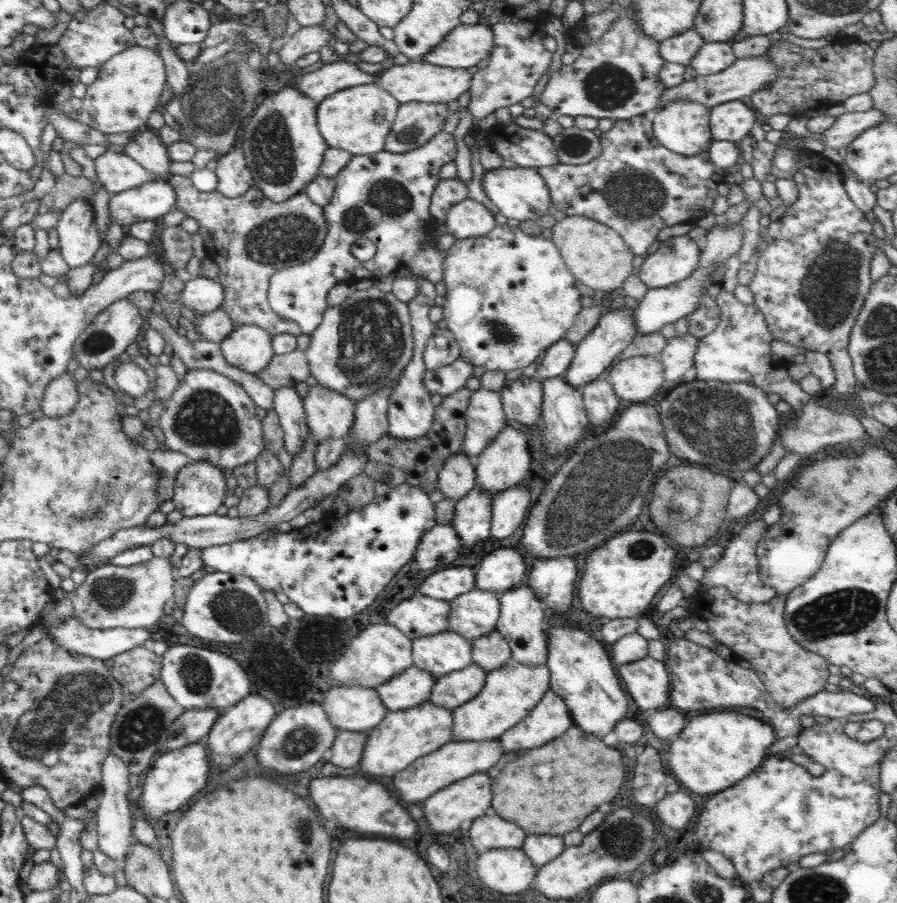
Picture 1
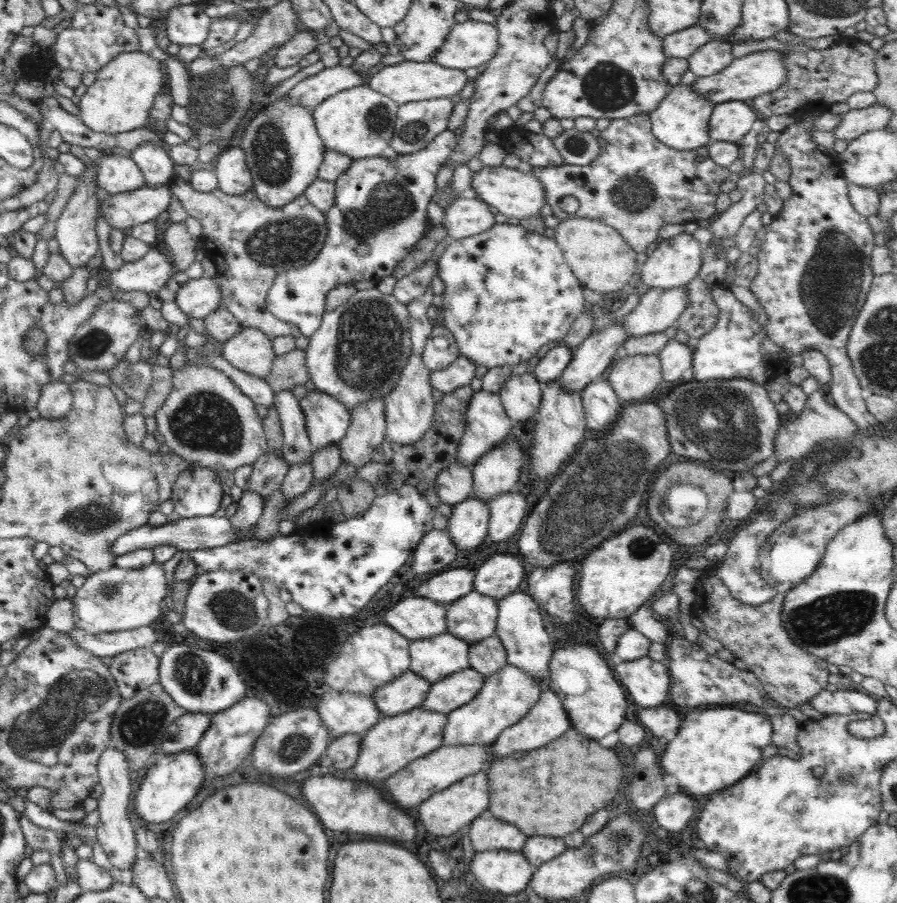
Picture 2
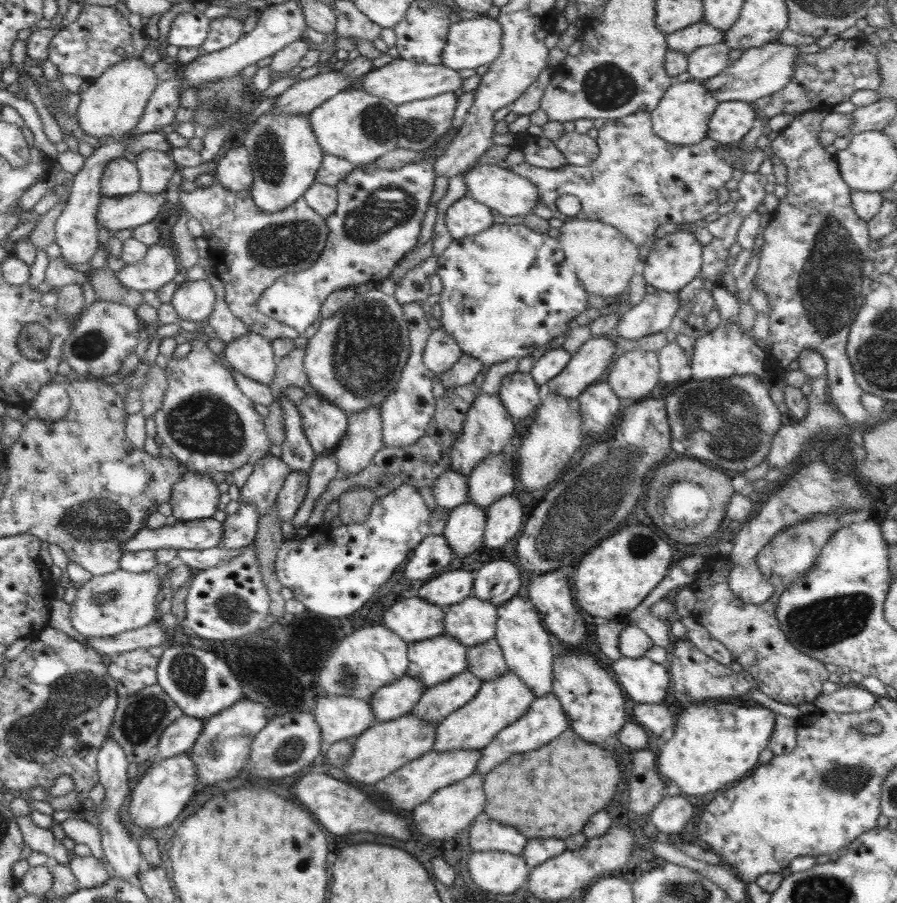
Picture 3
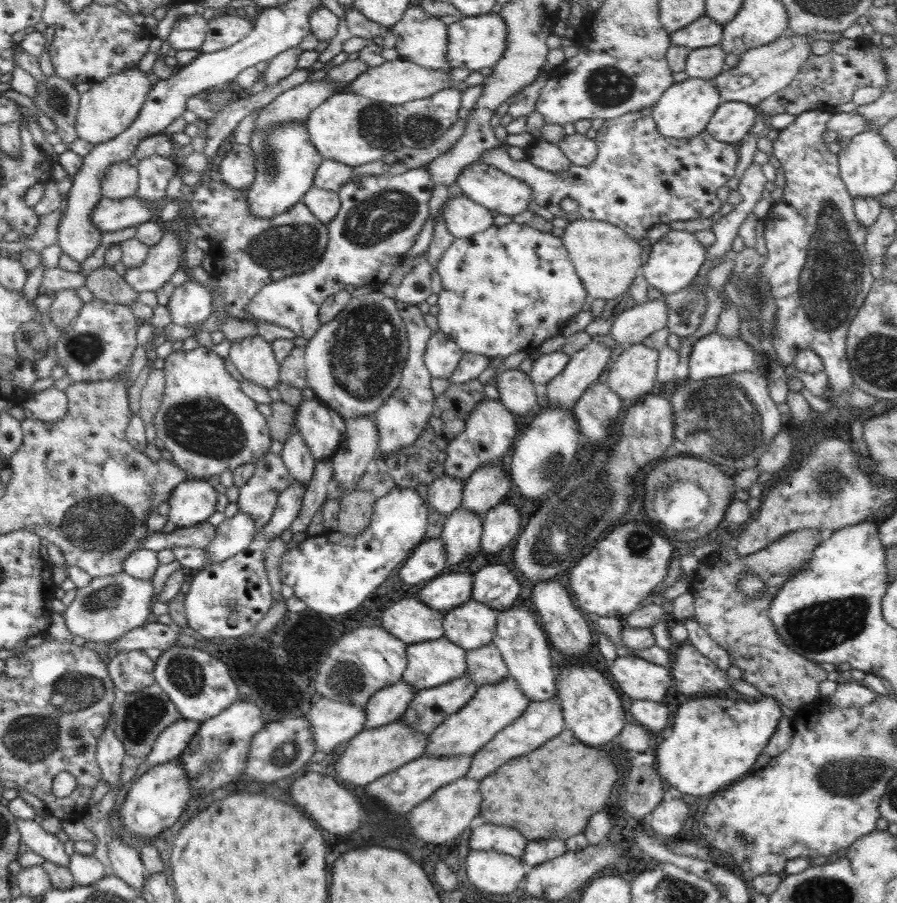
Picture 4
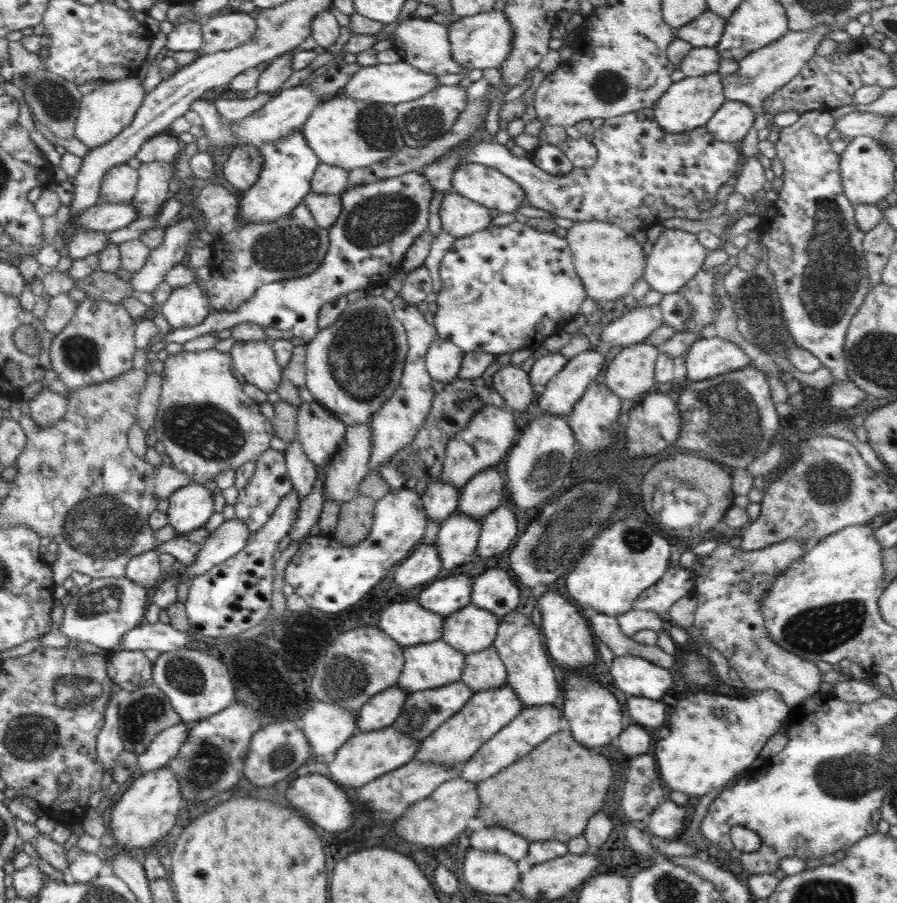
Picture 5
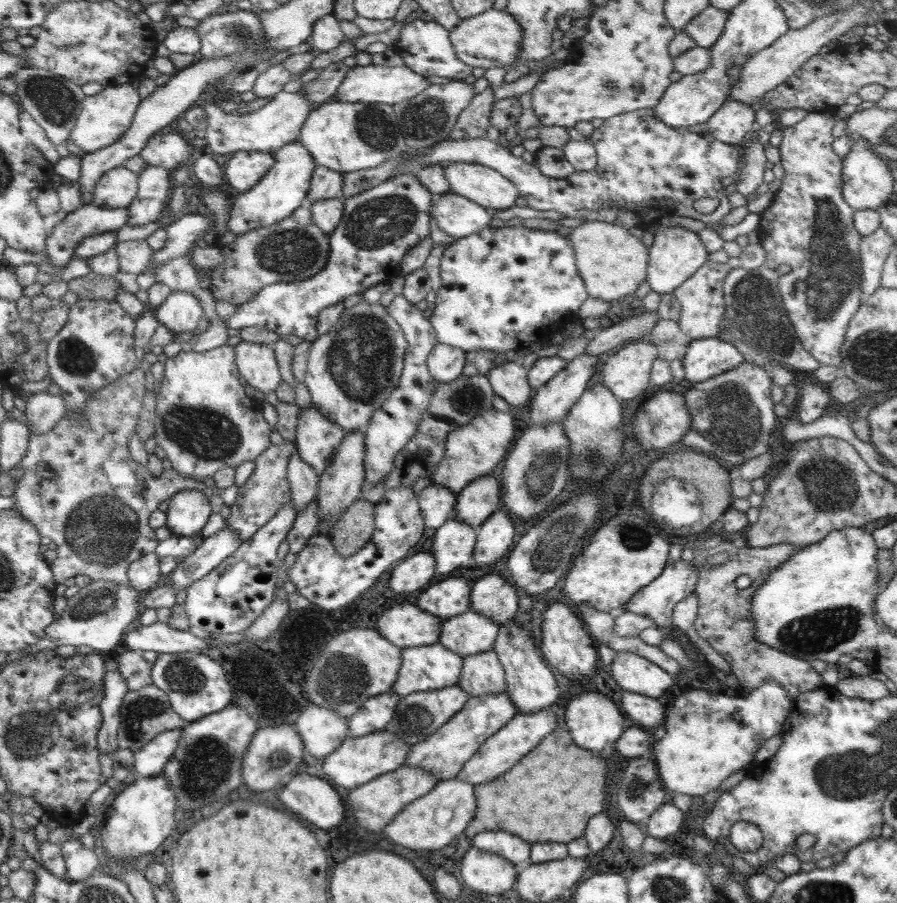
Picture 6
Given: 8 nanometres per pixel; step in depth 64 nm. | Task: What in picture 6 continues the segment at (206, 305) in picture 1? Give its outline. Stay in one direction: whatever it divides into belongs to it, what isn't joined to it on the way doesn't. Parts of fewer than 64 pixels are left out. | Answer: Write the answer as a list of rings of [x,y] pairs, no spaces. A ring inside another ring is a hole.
[[[171,291],[162,304],[154,308],[155,317],[172,334],[200,329],[207,315],[197,296],[186,291]]]

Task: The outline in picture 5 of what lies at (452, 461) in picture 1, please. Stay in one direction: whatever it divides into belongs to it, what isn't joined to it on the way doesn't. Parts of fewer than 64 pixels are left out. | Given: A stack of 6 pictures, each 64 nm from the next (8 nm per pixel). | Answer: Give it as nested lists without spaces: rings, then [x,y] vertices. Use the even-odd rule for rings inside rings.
[[[435,480],[428,483],[424,492],[420,495],[420,502],[427,516],[431,521],[442,524],[447,518],[458,512],[458,502],[460,501],[460,491],[452,484],[442,480]]]

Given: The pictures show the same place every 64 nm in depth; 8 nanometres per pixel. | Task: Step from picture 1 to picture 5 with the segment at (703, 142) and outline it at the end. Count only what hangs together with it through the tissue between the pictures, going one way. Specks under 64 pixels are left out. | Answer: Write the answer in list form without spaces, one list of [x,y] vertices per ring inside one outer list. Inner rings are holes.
[[[711,72],[706,76],[684,77],[678,82],[673,82],[653,108],[653,116],[658,125],[670,135],[688,133],[705,126],[727,99],[723,96],[722,77],[718,72]]]

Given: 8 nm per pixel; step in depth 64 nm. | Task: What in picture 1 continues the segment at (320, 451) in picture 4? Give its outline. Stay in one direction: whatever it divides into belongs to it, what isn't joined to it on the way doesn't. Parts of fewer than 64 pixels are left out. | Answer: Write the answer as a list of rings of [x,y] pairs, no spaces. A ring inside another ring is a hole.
[[[325,386],[309,387],[303,398],[310,437],[318,443],[329,438],[345,439],[354,424],[353,400]]]

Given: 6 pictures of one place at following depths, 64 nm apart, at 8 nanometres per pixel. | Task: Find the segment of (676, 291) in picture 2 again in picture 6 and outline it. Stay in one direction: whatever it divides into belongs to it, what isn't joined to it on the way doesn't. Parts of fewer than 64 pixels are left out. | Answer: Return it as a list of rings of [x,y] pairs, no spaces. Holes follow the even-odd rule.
[[[657,312],[629,316],[610,327],[602,328],[602,332],[595,331],[594,339],[590,340],[585,355],[599,357],[603,352],[613,352],[629,342],[638,341],[648,335],[655,321],[659,320]]]

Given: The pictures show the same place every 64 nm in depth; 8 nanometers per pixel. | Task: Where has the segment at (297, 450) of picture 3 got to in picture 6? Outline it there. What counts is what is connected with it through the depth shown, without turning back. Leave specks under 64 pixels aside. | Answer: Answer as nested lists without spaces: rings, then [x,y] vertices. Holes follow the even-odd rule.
[[[298,453],[292,454],[288,462],[287,478],[291,492],[291,502],[298,513],[317,500],[319,476],[306,462],[302,462]]]

